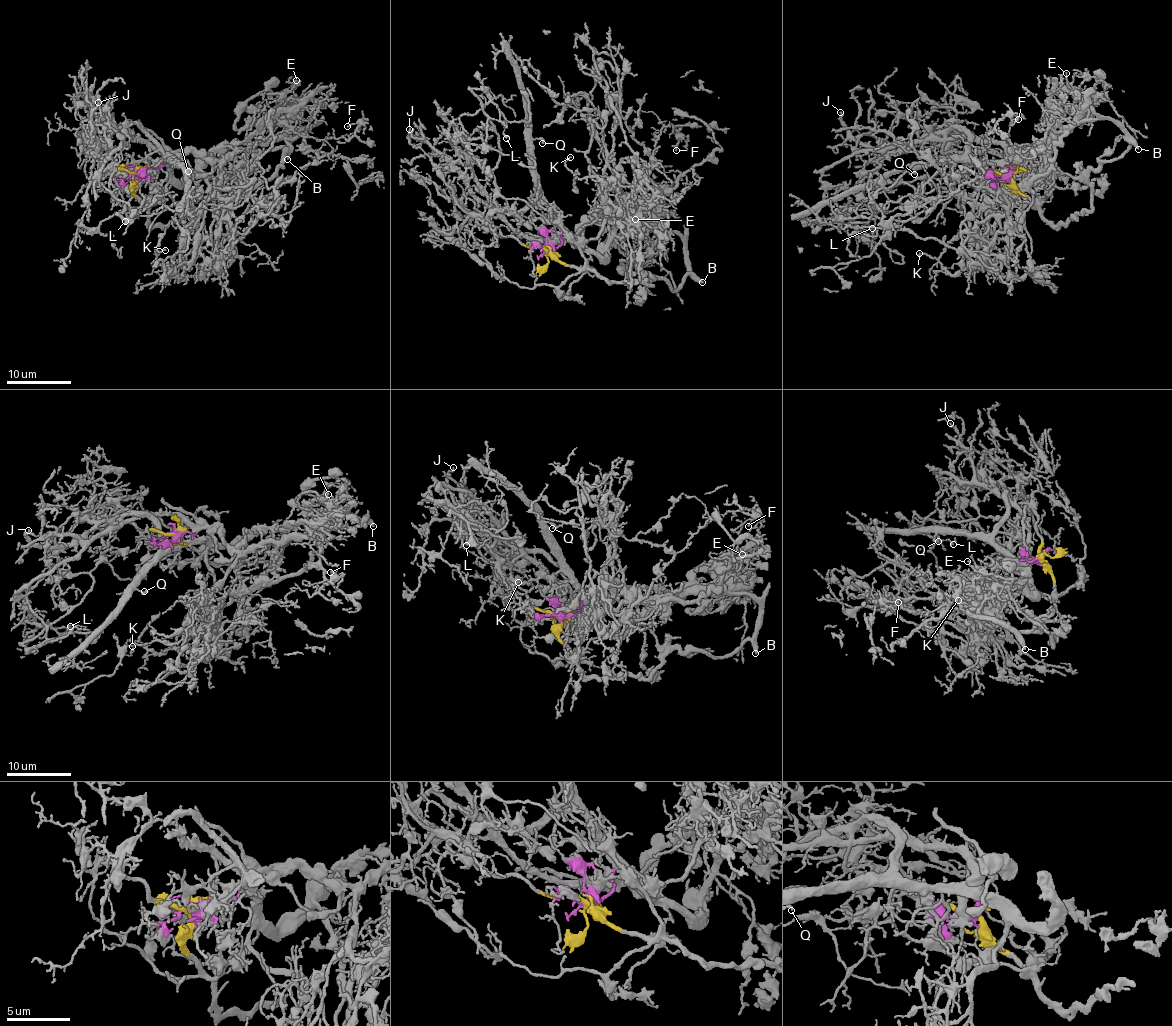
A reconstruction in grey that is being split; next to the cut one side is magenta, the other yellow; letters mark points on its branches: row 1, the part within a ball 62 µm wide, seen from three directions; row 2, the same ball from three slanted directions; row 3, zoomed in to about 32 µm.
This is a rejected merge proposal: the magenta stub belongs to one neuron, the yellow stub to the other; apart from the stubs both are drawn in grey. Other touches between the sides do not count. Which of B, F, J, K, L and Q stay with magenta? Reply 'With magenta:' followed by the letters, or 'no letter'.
With magenta: F, J, K, L, Q

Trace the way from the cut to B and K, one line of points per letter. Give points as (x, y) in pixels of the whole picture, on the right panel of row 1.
B: (1010, 171), (1011, 183), (1050, 221), (1066, 223), (1090, 209), (1092, 169), (1125, 152), (1125, 139), (1138, 149)
K: (1010, 171), (1023, 178), (1019, 202), (967, 264), (949, 274), (919, 253)

